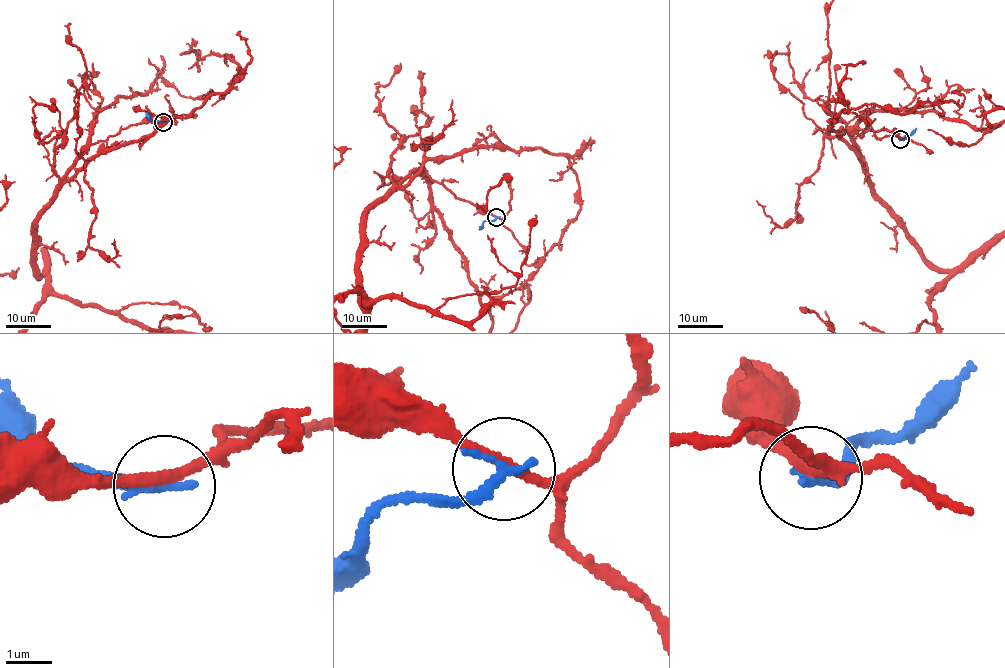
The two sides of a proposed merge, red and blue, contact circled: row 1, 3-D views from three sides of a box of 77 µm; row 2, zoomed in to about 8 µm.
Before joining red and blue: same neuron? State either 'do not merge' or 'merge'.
do not merge

